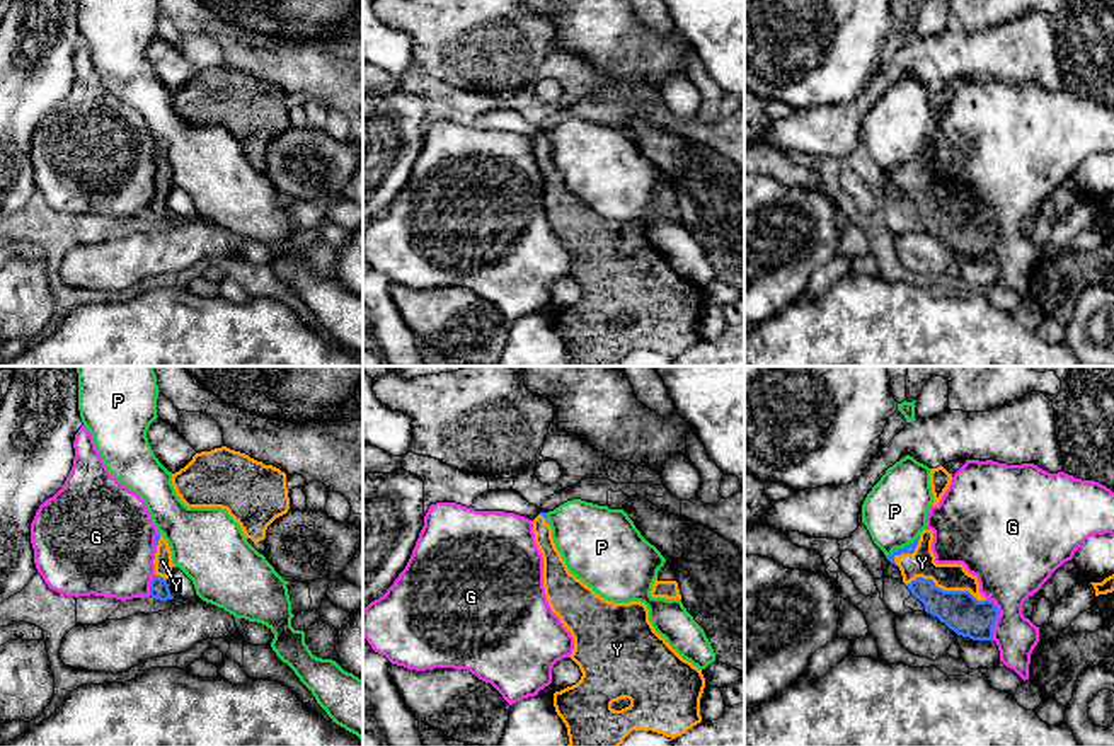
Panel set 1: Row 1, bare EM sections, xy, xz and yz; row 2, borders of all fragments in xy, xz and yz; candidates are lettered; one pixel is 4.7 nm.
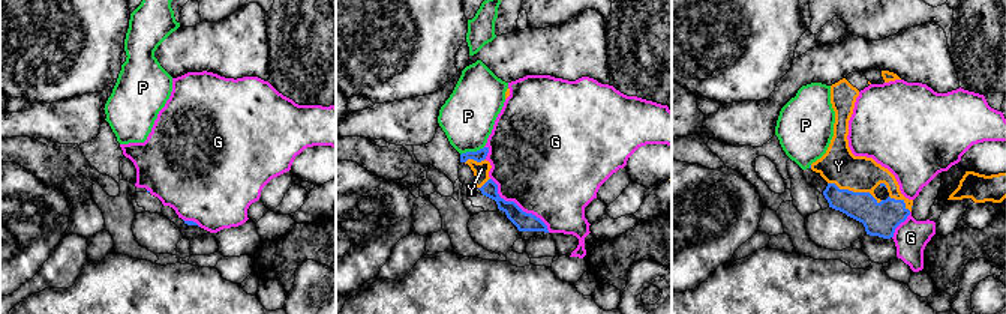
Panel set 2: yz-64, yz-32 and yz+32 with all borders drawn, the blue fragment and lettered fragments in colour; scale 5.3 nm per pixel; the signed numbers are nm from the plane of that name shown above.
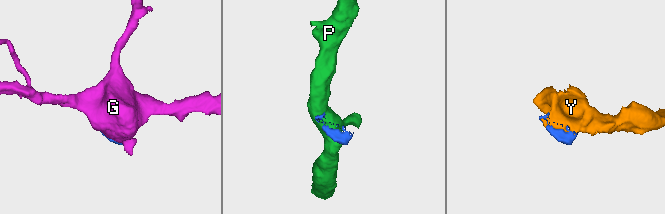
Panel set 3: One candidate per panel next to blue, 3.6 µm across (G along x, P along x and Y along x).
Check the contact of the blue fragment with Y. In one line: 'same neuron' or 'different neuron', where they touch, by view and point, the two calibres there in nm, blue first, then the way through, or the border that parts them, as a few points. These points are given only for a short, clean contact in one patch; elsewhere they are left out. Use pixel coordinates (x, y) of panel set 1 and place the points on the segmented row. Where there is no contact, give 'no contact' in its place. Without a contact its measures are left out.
same neuron | yz (946, 591) | 190/130 nm

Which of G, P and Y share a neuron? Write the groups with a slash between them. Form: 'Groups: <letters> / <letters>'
Groups: G / P / Y

